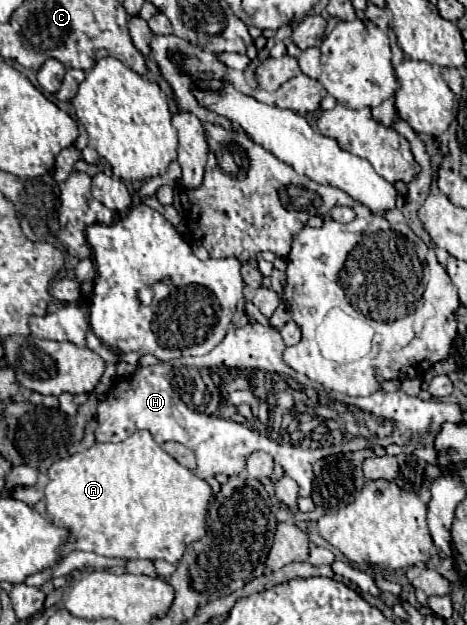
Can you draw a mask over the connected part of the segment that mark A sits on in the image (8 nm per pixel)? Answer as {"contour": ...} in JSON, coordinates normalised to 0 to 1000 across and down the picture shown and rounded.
{"contour":[[[289,690],[259,709],[203,709],[178,725],[118,738],[105,754],[105,773],[96,779],[101,821],[126,843],[156,850],[161,862],[152,872],[135,875],[131,891],[169,878],[199,882],[225,891],[251,894],[319,894],[319,898],[362,898],[379,901],[400,872],[426,866],[439,856],[439,827],[452,795],[452,779],[409,757],[400,747],[383,744],[366,728],[358,728],[323,699],[319,690]]]}

